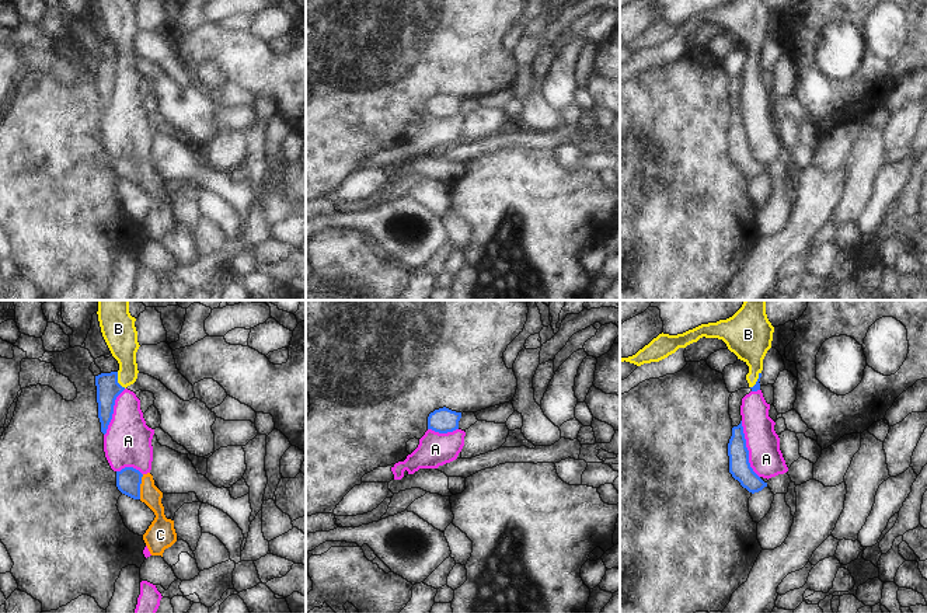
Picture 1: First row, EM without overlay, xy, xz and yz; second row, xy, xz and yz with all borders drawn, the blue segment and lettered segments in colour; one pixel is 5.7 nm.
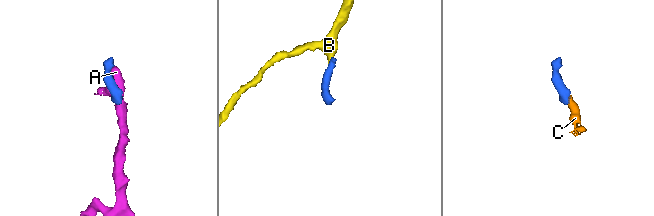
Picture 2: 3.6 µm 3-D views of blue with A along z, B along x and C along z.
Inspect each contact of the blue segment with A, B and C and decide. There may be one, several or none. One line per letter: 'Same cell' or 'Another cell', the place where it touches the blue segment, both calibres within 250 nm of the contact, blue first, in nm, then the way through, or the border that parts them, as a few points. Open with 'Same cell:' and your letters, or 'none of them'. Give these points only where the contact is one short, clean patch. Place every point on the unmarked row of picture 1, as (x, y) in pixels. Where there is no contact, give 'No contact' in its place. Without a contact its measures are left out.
Same cell: C
A: Another cell. Touches blue at yz (746, 135). Thickness 120 nm (blue) against 190 nm
B: Another cell. Touches blue at xy (117, 66). Thickness 140 nm (blue) against 190 nm. Boundary: xy (117, 58), (117, 66), (125, 73)
C: Same cell. Touches blue at xy (139, 173). Thickness 140 nm (blue) against 110 nm. Path across: xy (128, 166), (139, 173), (150, 180).

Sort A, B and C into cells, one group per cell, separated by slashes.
A B / C

